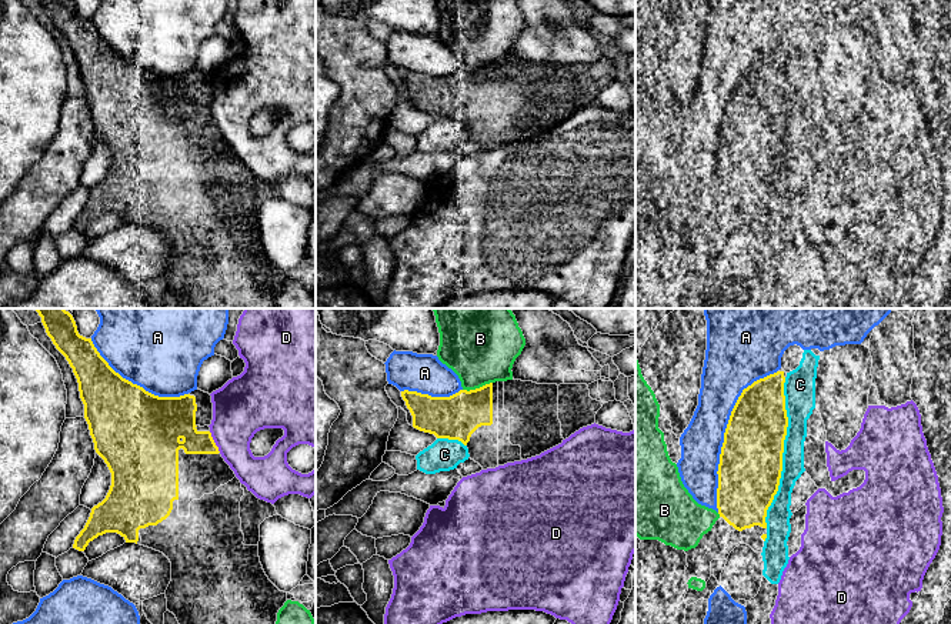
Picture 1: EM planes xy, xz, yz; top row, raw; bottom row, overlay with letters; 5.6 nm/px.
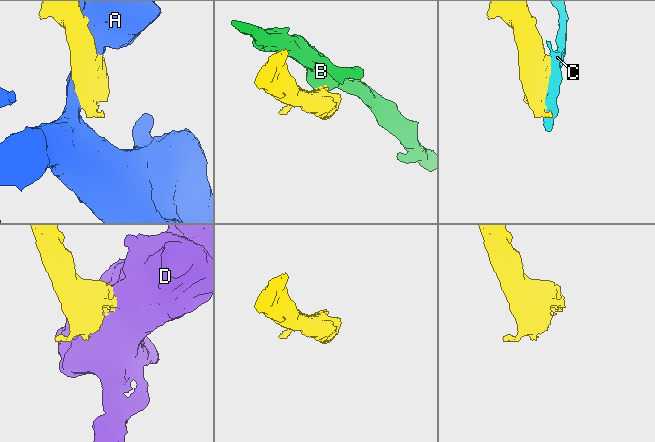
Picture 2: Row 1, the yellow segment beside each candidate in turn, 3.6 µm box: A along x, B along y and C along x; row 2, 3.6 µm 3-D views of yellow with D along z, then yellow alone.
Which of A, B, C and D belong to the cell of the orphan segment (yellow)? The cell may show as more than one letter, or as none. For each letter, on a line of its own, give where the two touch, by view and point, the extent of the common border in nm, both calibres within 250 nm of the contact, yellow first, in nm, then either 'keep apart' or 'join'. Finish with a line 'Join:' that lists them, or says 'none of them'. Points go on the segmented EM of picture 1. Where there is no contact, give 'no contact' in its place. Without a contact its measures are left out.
A: meets yellow in yz at (724, 434); contact 850 nm long; 360 nm thick on the yellow side, 240 nm on the other; keep apart
B: meets yellow in xz at (477, 389); contact 180 nm long; 260 nm thick on the yellow side, 420 nm on the other; keep apart
C: meets yellow in yz at (783, 451); contact 850 nm long; 360 nm thick on the yellow side, 140 nm on the other; keep apart
D: meets yellow in xy at (213, 441); contact 140 nm long; 220 nm thick on the yellow side, 320 nm on the other; keep apart
Join: none of them

